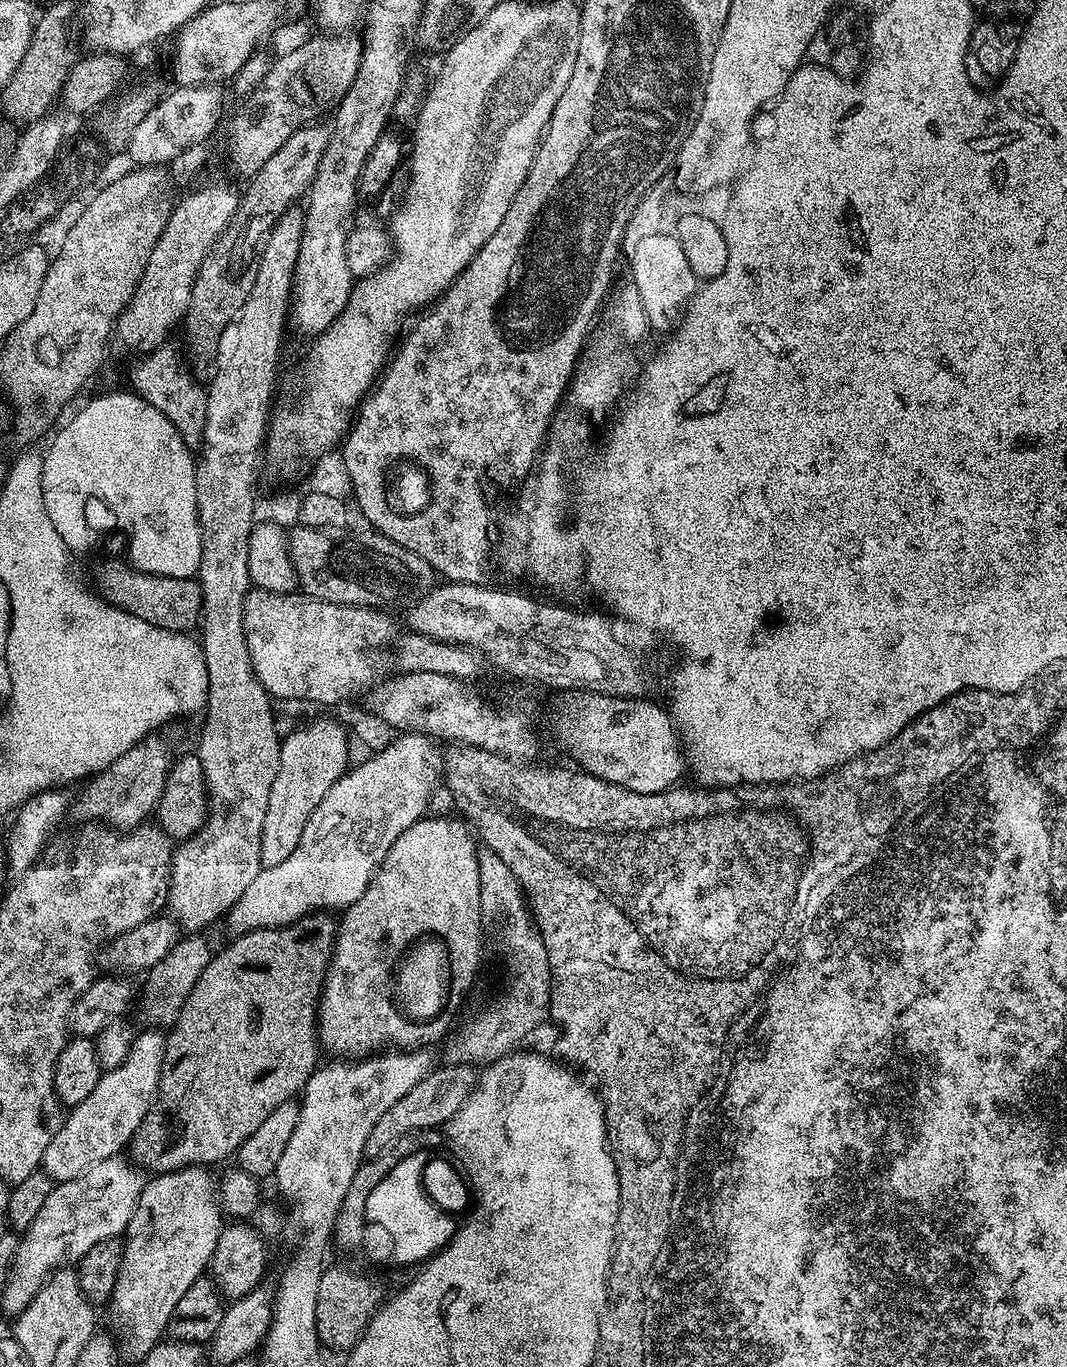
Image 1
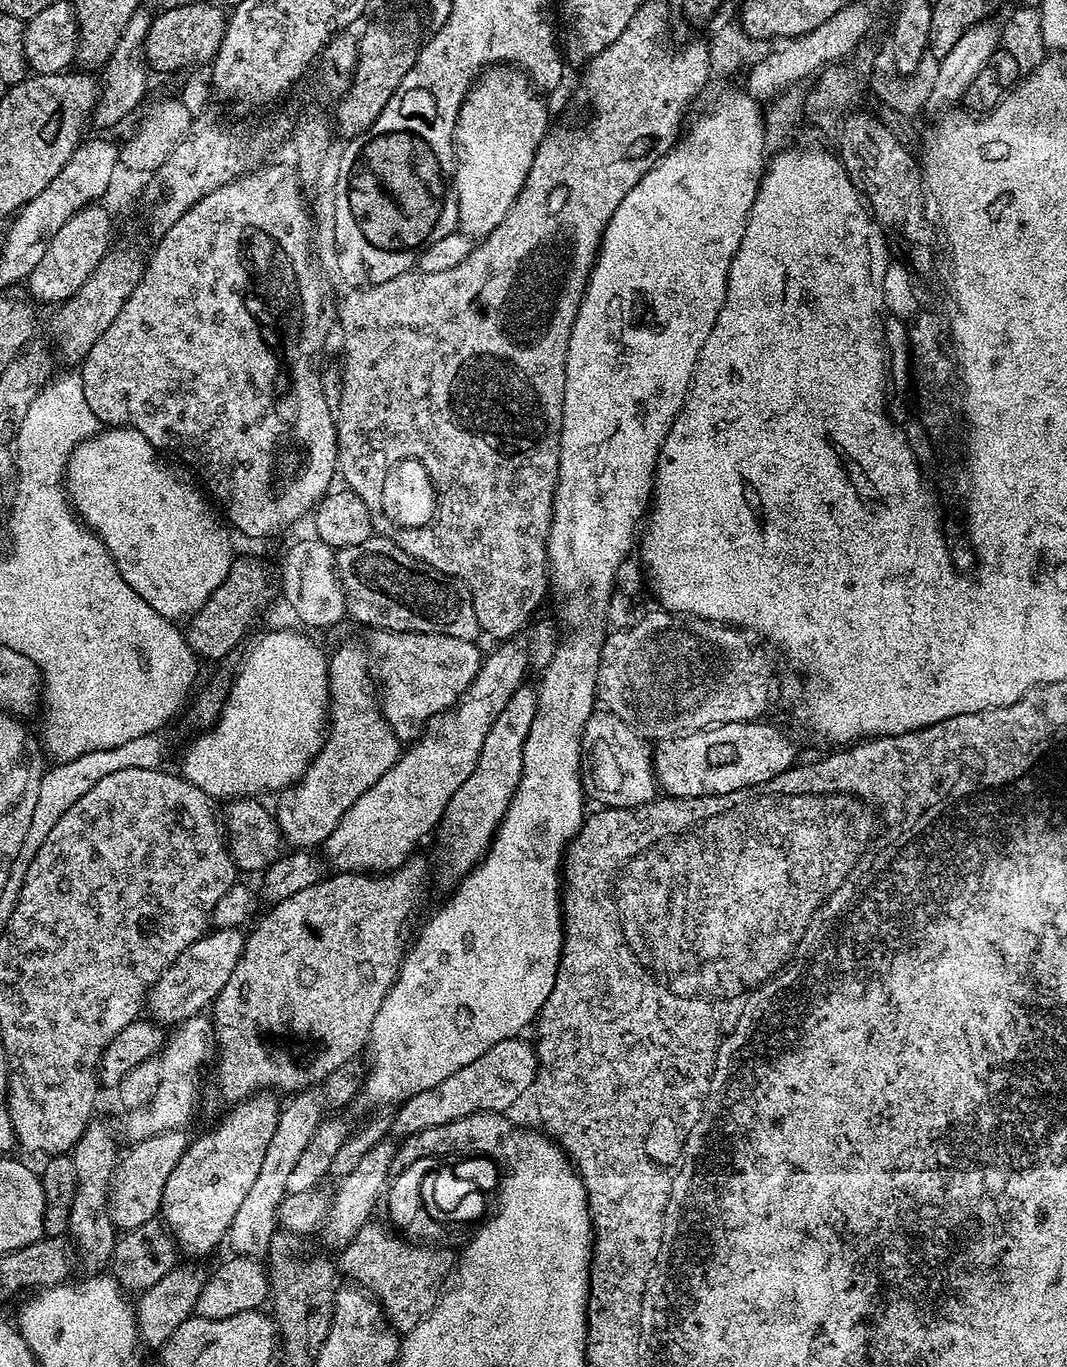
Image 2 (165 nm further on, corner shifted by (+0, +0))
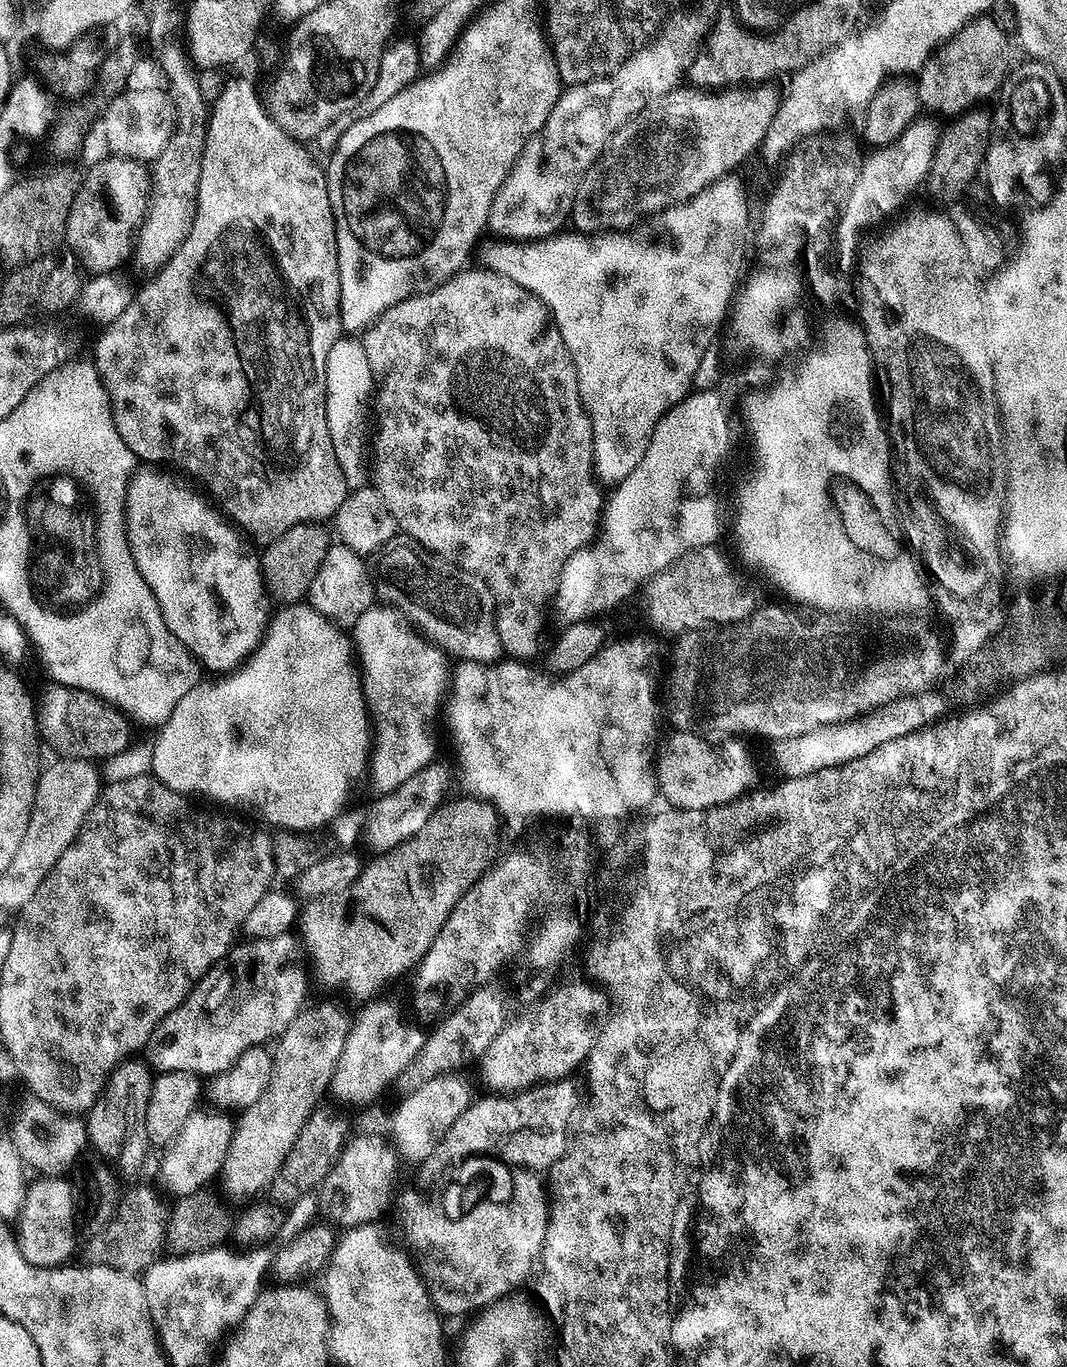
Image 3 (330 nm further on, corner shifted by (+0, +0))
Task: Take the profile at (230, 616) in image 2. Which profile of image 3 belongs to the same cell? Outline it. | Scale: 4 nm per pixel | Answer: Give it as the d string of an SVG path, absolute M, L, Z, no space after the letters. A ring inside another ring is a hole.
M309 522L290 526L286 534L282 534L263 549L260 566L264 574L264 582L273 601L281 600L287 606L303 601L310 590L310 582L314 582L314 574L318 574L318 566L322 566L322 558L332 549L334 536L324 529L320 522Z

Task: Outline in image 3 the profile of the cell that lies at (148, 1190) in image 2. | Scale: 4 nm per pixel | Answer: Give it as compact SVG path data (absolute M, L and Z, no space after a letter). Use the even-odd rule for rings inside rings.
M220 1110L192 1112L182 1122L182 1130L167 1149L168 1157L160 1164L160 1176L164 1184L173 1192L173 1197L189 1196L201 1191L212 1179L221 1175L226 1154L230 1150L234 1120Z

